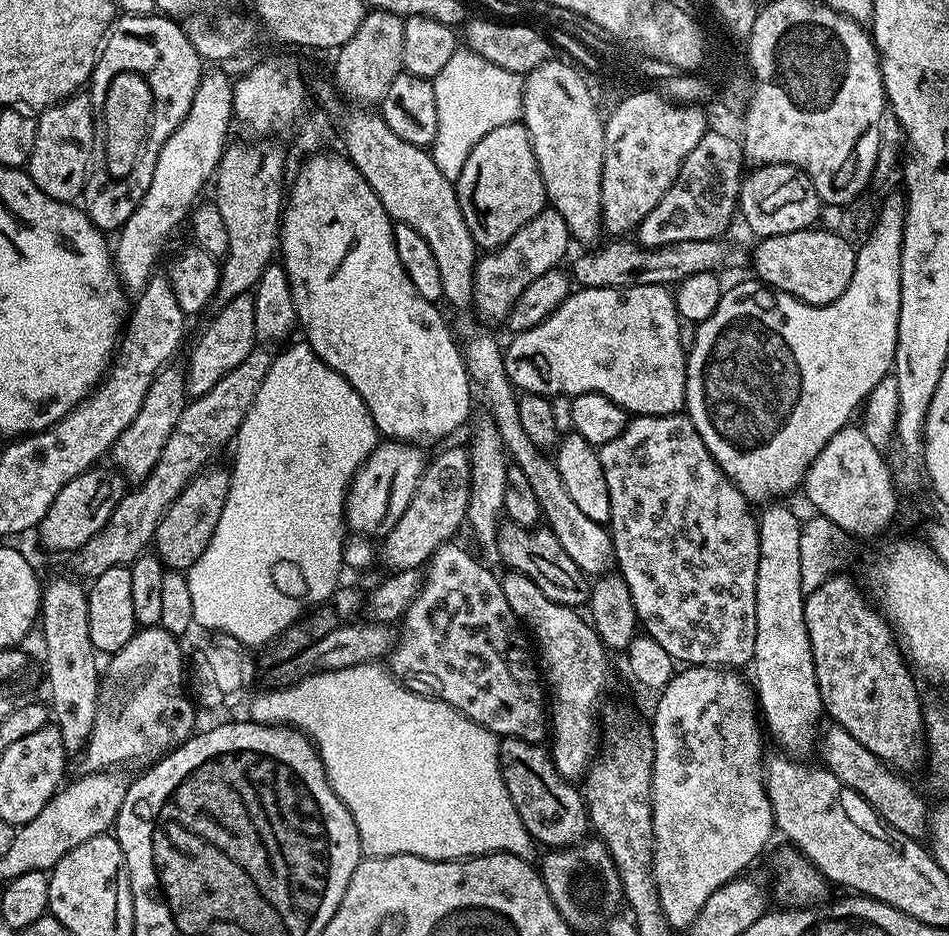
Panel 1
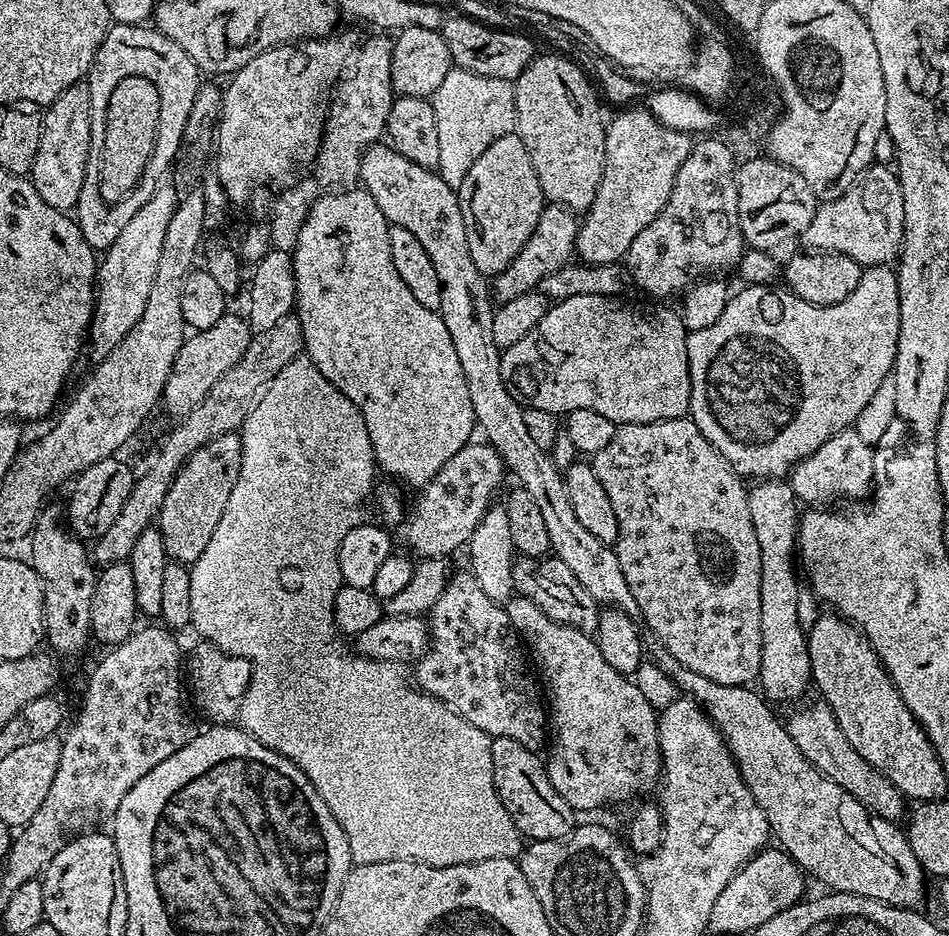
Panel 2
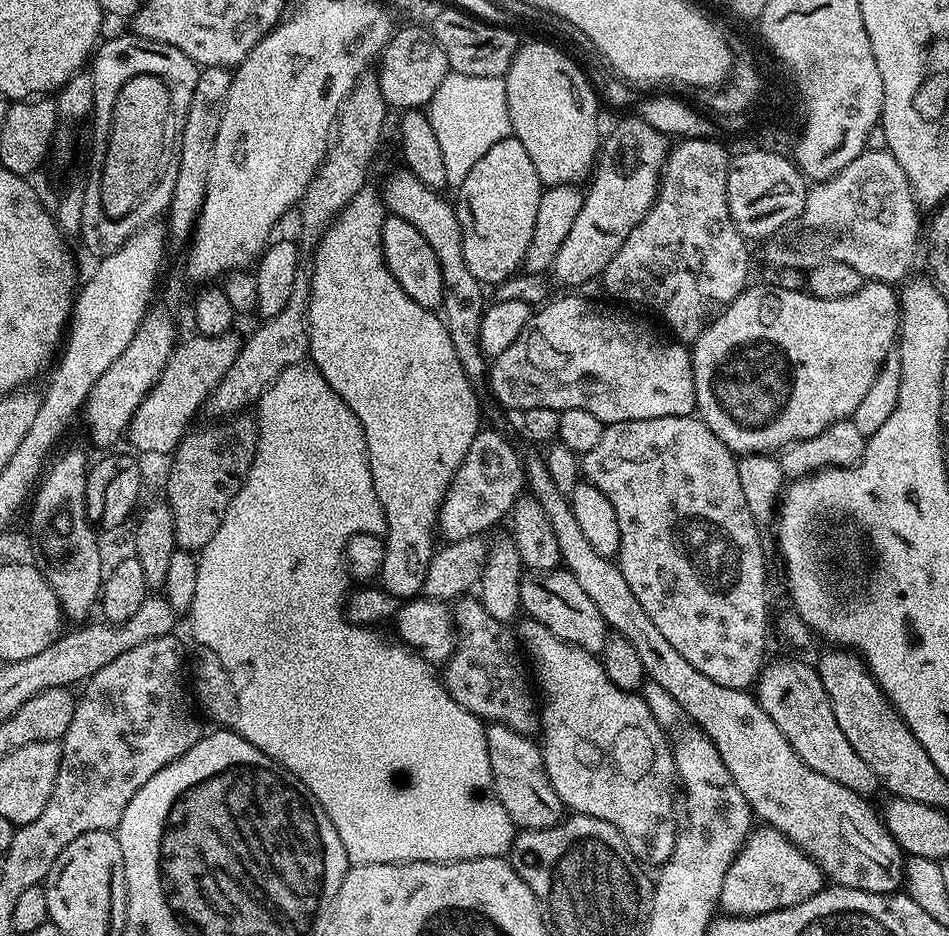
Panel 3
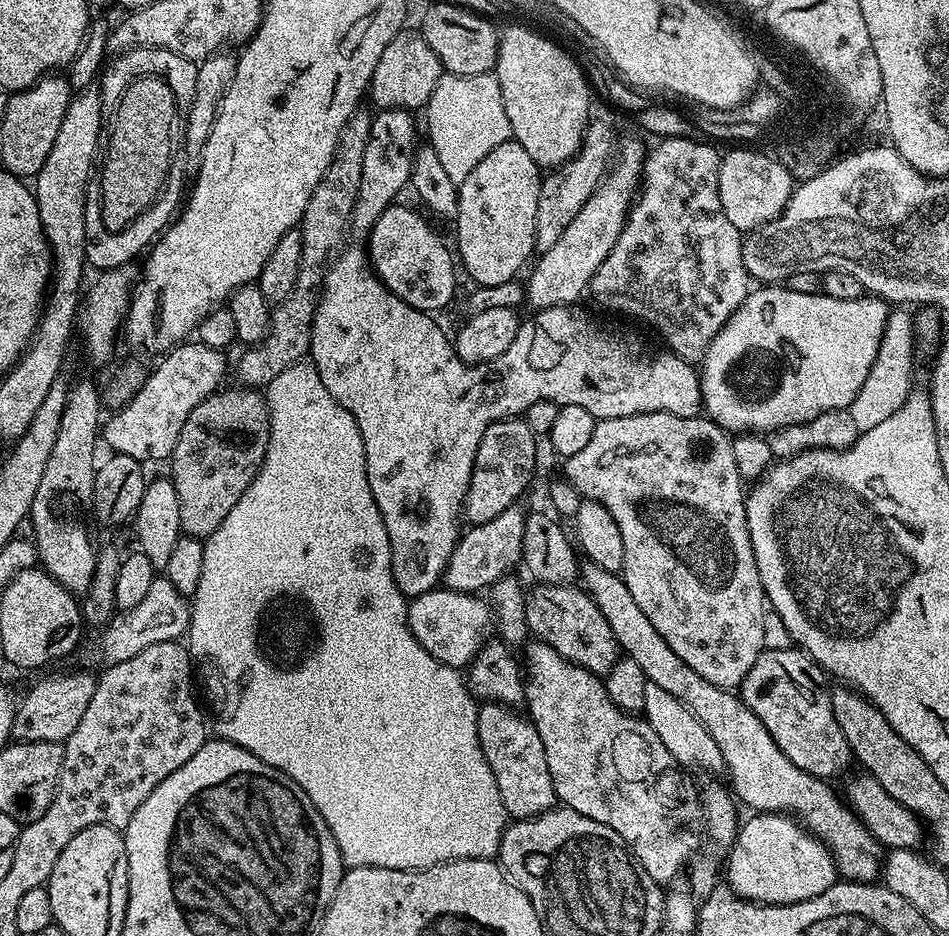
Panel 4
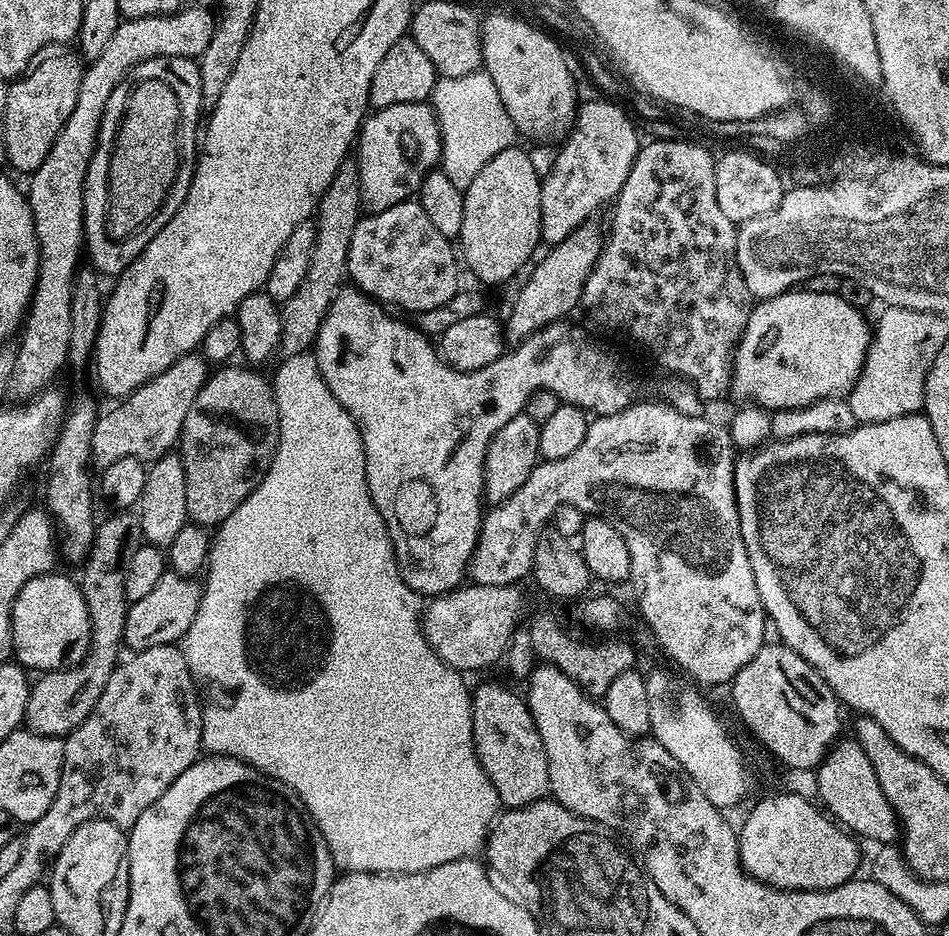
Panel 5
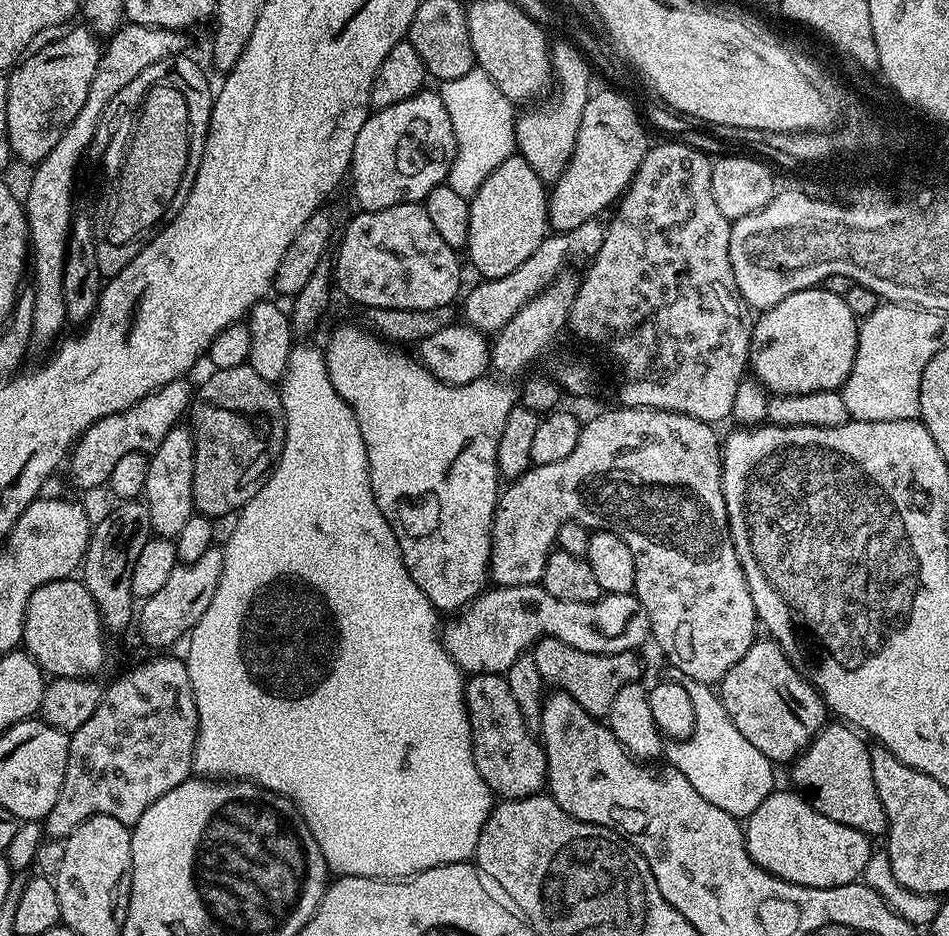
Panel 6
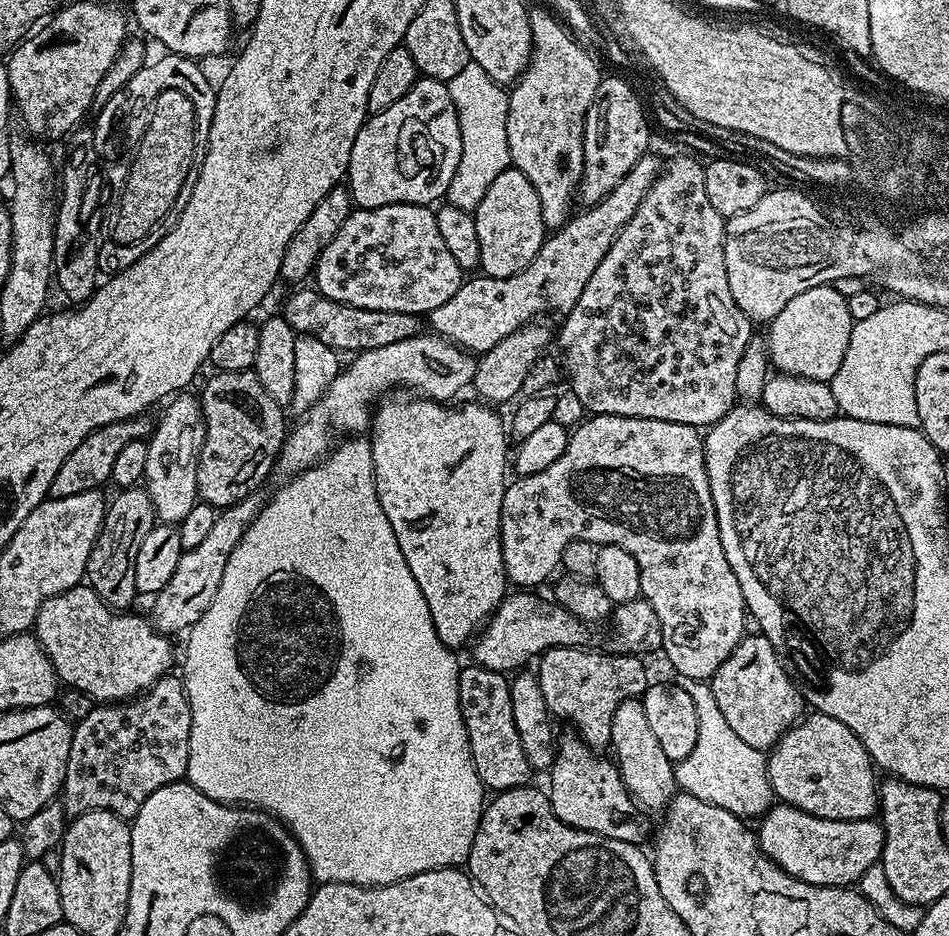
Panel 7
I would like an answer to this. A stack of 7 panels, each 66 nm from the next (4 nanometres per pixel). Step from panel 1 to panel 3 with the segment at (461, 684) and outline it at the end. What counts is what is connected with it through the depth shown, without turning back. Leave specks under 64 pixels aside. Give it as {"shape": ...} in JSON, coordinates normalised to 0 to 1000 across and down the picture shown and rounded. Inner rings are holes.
{"shape":[[[497,635],[479,642],[478,670],[483,683],[466,714],[468,735],[505,769],[531,774],[546,784],[564,787],[569,782],[569,759],[545,676],[516,657]]]}

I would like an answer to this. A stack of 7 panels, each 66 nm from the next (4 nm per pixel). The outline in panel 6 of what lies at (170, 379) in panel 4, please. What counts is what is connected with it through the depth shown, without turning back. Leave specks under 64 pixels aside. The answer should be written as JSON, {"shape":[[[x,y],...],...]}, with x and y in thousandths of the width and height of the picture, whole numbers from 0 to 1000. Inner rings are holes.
{"shape":[[[193,405],[176,409],[175,412],[150,425],[141,434],[123,442],[100,449],[89,460],[73,484],[70,501],[75,517],[86,524],[109,520],[120,502],[120,495],[137,483],[159,485],[171,474],[175,464],[191,449],[190,444],[199,437],[202,421]]]}

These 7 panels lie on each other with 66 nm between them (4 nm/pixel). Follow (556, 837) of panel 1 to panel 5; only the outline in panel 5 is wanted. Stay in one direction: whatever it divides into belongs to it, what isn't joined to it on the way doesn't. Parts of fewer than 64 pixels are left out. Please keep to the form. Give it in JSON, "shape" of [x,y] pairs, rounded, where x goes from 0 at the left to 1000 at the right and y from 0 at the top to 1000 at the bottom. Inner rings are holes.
{"shape":[[[506,731],[496,736],[497,740],[497,792],[502,798],[502,808],[506,812],[508,823],[516,831],[521,844],[525,848],[528,860],[532,864],[552,863],[574,854],[579,849],[577,815],[575,801],[571,797],[571,788],[563,776],[563,767],[556,757],[555,747],[544,739],[538,739],[531,731]]]}

